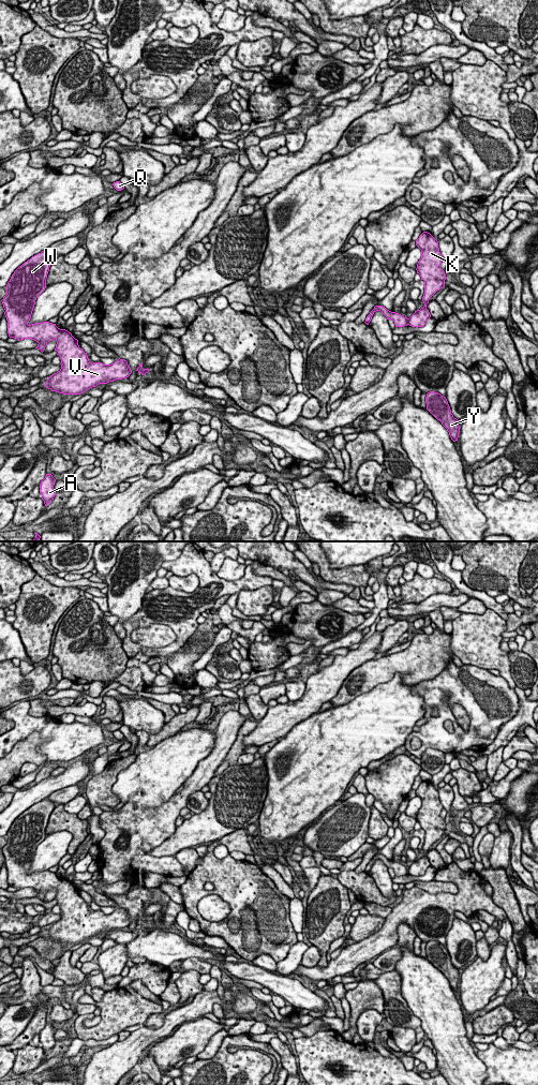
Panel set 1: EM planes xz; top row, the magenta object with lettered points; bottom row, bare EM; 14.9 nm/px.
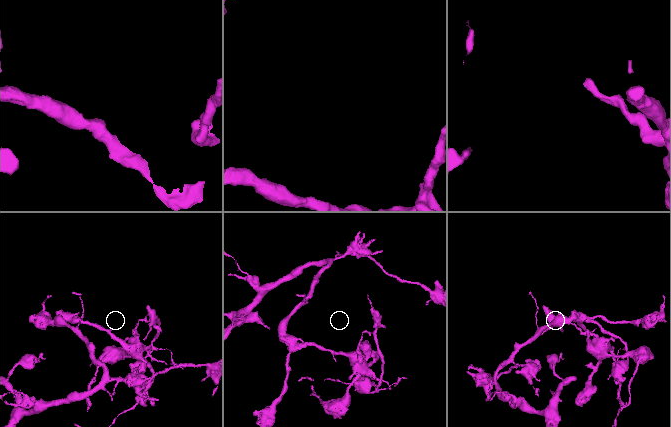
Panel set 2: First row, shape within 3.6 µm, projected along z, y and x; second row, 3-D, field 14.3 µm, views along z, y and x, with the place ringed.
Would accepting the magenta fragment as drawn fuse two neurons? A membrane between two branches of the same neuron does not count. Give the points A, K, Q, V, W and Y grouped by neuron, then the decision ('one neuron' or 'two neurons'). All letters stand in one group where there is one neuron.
A Q V W / K Y | two neurons

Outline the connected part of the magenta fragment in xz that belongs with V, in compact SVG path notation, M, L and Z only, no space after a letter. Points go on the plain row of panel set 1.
M44 799L19 815L6 833L6 844L2 853L8 870L10 887L32 888L39 893L35 897L42 902L47 892L56 889L57 904L61 908L61 918L45 932L51 940L63 943L80 943L99 933L107 933L130 925L132 919L124 908L111 913L89 910L87 902L78 894L78 889L65 878L49 871L29 874L36 847L46 837L49 816L57 803Z

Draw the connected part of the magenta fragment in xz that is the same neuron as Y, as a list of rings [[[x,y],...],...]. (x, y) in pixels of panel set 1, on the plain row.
[[[430,940],[425,946],[427,958],[447,978],[453,991],[460,982],[459,969],[451,963],[447,948],[438,941]]]

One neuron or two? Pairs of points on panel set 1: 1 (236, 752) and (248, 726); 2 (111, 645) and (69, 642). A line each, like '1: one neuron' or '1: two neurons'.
1: one neuron
2: one neuron

